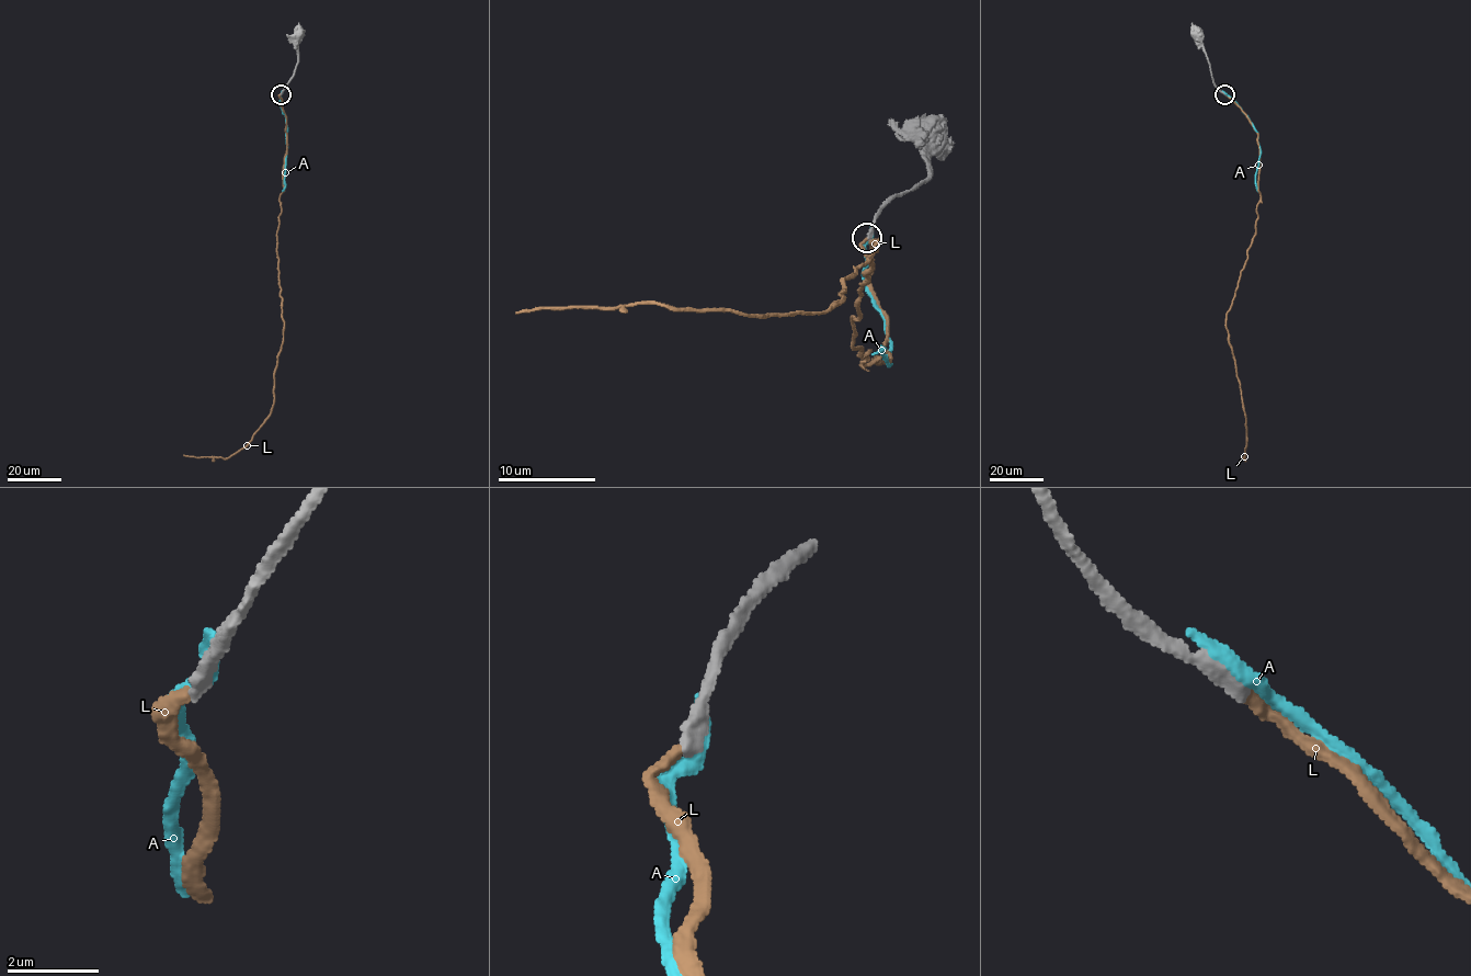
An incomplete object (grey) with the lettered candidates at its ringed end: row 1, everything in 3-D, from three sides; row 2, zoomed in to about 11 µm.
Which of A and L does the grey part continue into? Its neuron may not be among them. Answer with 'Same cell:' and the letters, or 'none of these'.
Same cell: L

